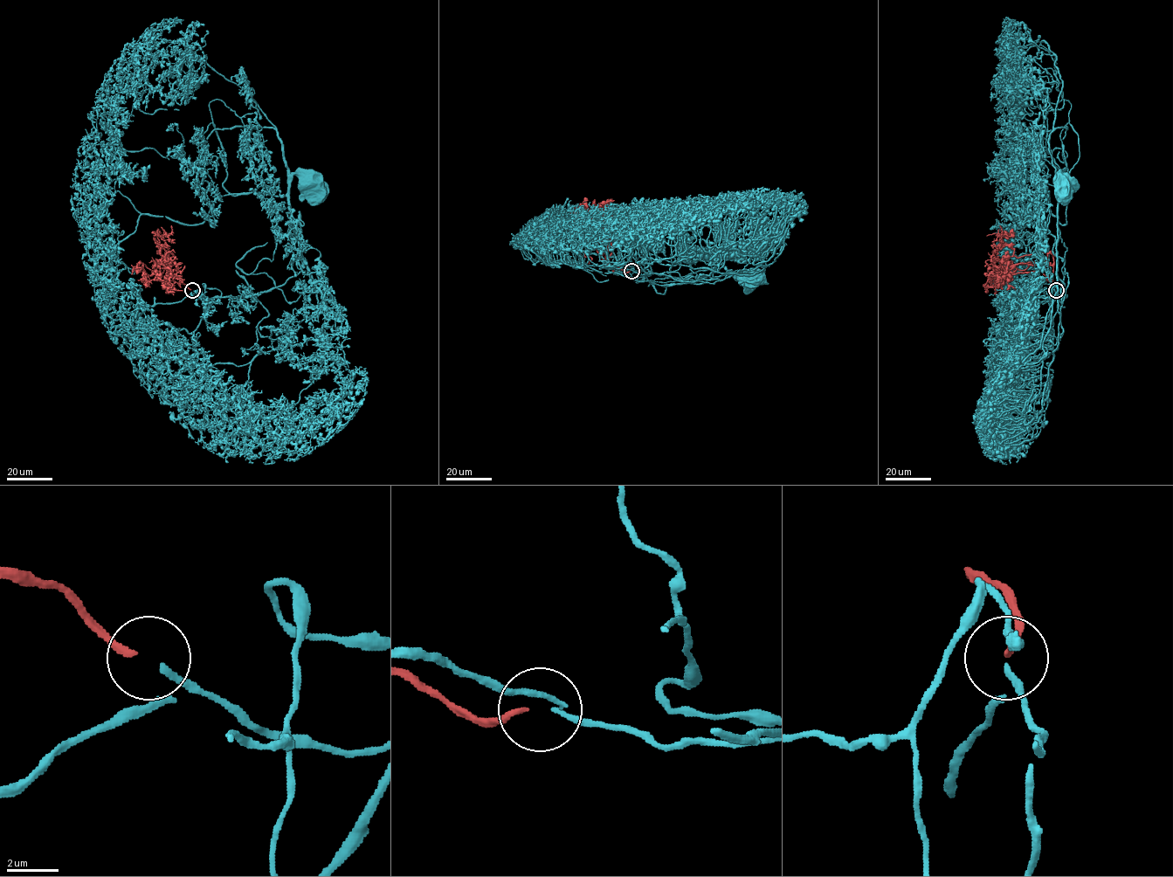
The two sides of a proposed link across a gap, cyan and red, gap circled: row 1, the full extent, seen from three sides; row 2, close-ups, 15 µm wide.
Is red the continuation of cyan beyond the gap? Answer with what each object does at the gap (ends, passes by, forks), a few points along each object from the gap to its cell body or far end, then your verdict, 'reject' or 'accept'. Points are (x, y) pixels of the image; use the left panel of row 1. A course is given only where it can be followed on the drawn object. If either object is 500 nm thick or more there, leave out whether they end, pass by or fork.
cyan ends there; red ends there; cyan runs (193, 290), (210, 299), (256, 295), (293, 277), (301, 269), (301, 251), (290, 178), (306, 174), (310, 180); red runs (190, 290), (169, 281), (167, 264), (162, 268), (156, 262), (158, 279), (147, 280), (142, 263), (149, 276); accept

